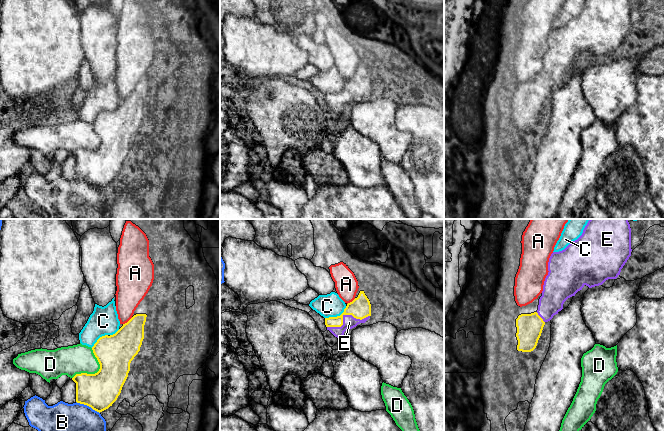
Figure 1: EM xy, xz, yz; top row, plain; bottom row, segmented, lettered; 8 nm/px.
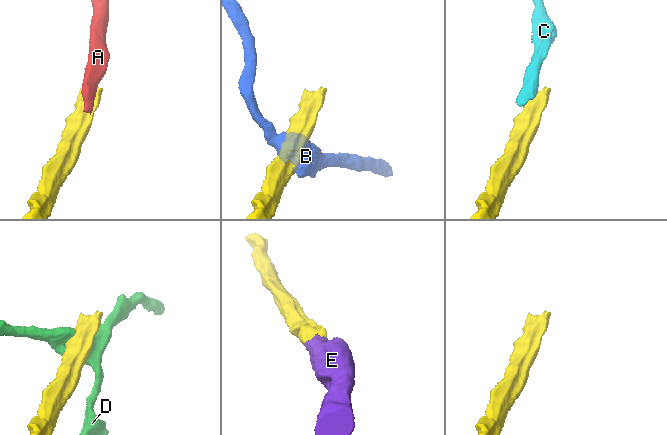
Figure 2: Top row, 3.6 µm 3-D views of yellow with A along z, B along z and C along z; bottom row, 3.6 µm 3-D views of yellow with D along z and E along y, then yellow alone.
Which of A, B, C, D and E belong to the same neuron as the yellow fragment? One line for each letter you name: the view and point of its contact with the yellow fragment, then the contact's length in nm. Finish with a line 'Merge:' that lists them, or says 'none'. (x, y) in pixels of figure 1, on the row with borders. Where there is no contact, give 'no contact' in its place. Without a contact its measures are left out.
E: contact xz (344, 314); length 360 nm
Merge: E

